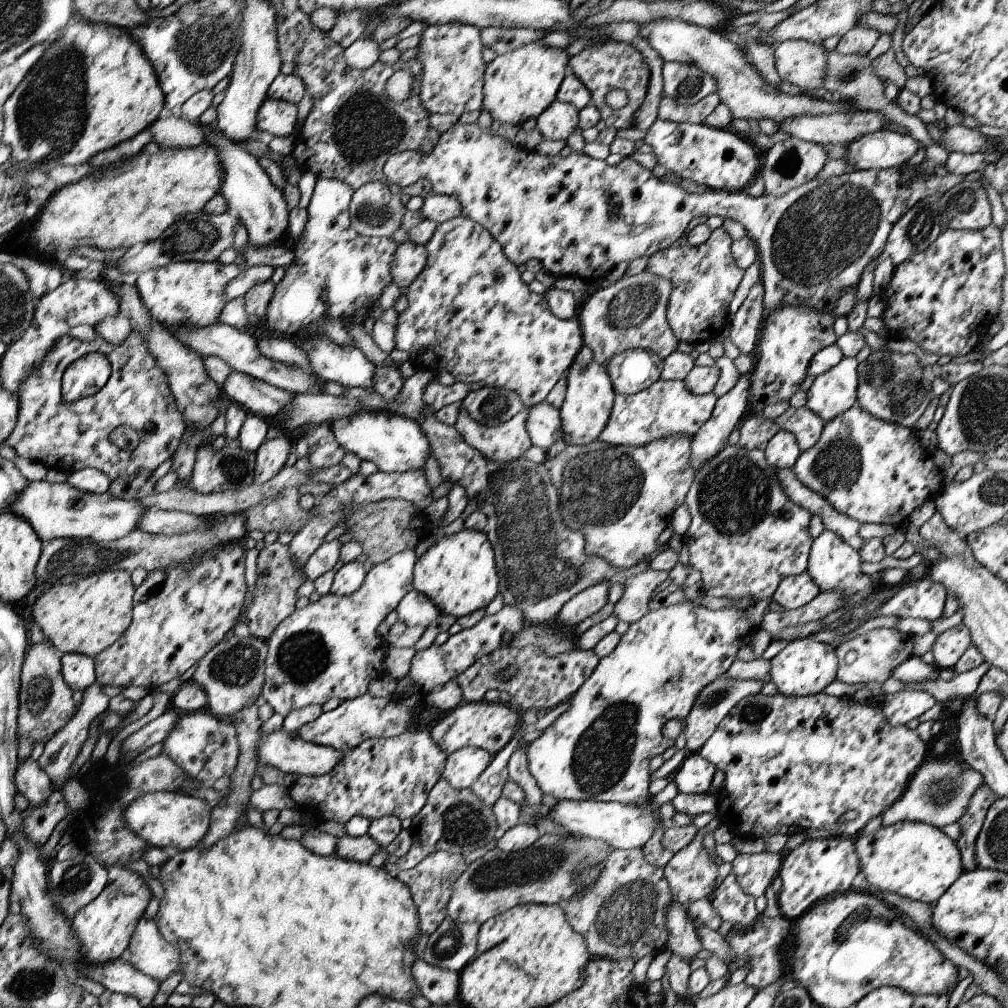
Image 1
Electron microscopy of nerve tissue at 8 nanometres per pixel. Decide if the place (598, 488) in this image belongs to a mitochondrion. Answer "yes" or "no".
yes

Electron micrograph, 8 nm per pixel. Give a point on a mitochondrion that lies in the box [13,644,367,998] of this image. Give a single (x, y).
(38, 696)

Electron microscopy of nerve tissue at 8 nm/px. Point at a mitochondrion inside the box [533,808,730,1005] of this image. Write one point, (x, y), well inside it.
(625, 915)

